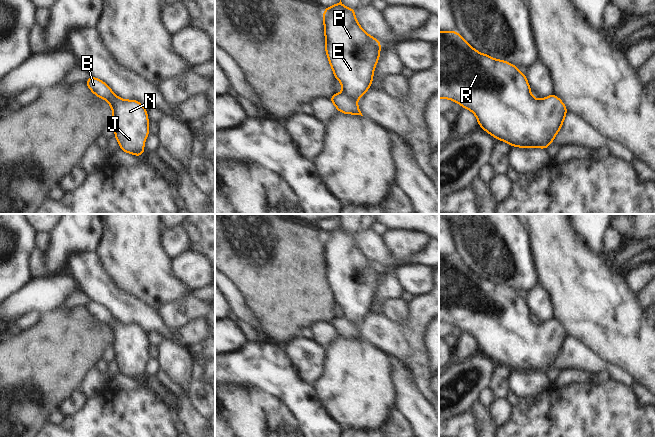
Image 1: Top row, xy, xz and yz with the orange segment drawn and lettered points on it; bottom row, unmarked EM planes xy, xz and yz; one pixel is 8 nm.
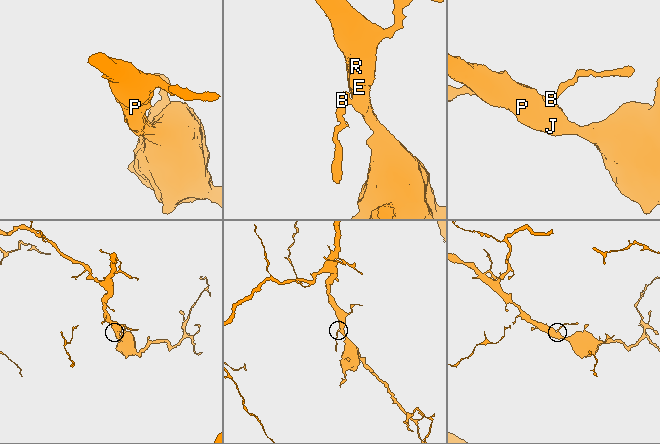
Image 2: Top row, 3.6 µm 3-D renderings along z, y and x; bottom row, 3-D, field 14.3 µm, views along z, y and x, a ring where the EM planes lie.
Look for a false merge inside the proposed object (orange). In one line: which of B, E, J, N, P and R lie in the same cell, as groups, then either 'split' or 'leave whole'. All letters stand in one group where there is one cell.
B E J N P R | leave whole

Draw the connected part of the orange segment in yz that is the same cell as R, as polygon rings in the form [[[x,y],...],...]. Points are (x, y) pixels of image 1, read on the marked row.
[[[453,29],[439,32],[439,98],[451,99],[471,110],[479,127],[498,140],[515,147],[546,148],[561,129],[566,113],[564,103],[552,94],[544,99],[531,96],[527,77],[504,60],[480,54]]]

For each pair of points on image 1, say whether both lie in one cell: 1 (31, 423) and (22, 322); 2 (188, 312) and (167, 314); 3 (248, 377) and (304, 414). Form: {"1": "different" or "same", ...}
{"1": "different", "2": "same", "3": "same"}

